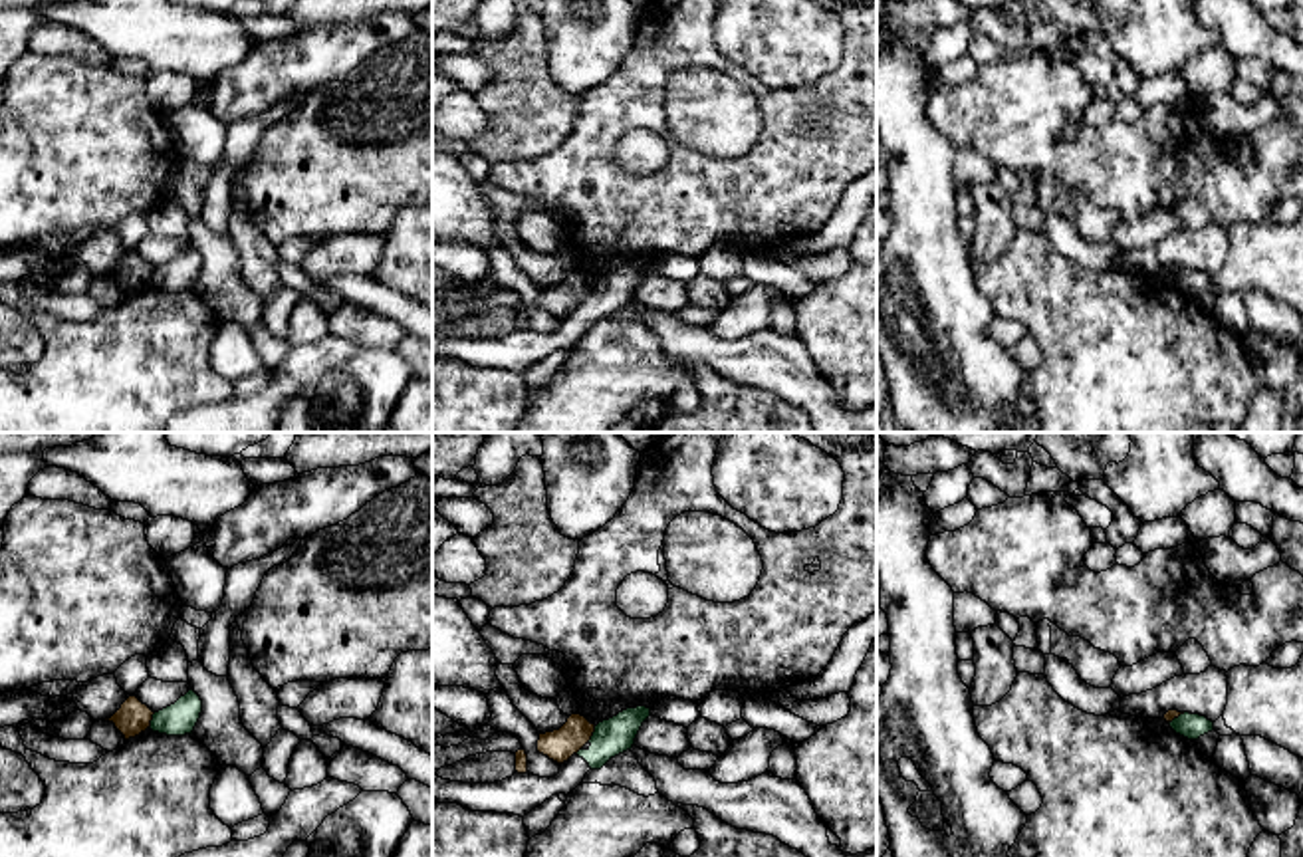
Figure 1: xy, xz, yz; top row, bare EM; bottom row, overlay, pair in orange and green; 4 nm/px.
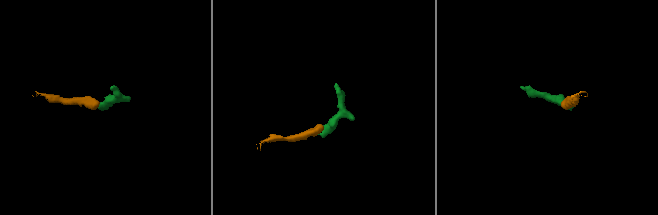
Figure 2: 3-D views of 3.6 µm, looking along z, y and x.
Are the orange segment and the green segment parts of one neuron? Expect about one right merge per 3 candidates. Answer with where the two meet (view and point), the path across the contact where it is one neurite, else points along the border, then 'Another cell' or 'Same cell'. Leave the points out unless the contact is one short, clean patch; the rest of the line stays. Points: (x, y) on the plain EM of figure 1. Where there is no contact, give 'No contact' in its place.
Touches orange at xy (151, 274). Boundary: xy (155, 268), (147, 282). Another cell

